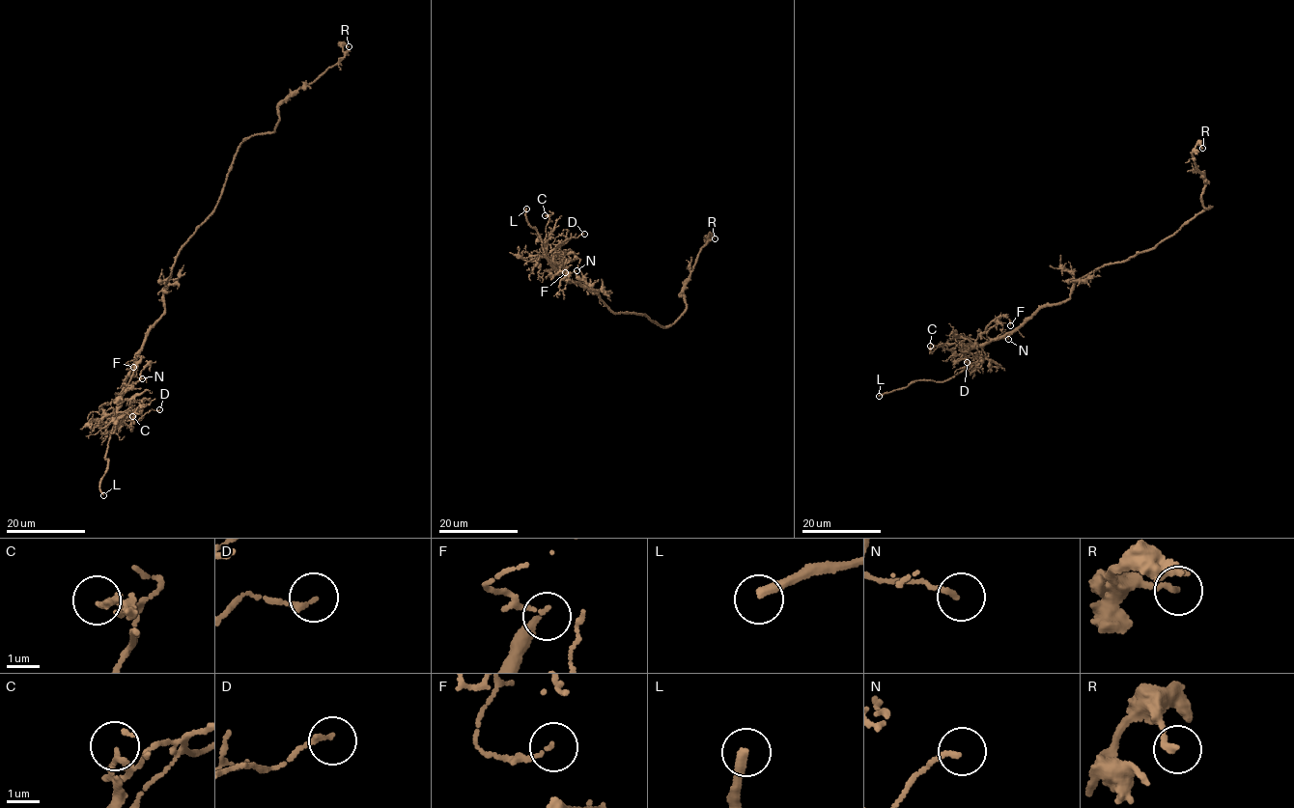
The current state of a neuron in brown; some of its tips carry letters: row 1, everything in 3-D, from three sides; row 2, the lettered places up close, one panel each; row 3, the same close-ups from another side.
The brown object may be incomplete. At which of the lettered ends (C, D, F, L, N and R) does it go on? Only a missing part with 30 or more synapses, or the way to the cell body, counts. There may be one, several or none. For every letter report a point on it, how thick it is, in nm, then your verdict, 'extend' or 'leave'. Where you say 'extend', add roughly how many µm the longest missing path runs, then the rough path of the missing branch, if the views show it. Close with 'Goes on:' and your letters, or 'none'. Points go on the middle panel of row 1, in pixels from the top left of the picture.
C: place (545, 215); calibre 140 nm; leave
D: place (584, 234); calibre 150 nm; leave
F: place (565, 272); calibre 80 nm; leave
L: place (526, 208); calibre 240 nm; extend; missing 10 µm; course (526, 208), (528, 195), (522, 190), (529, 200)
N: place (576, 270); calibre 150 nm; leave
R: place (715, 238); calibre 170 nm; leave
Goes on: L

